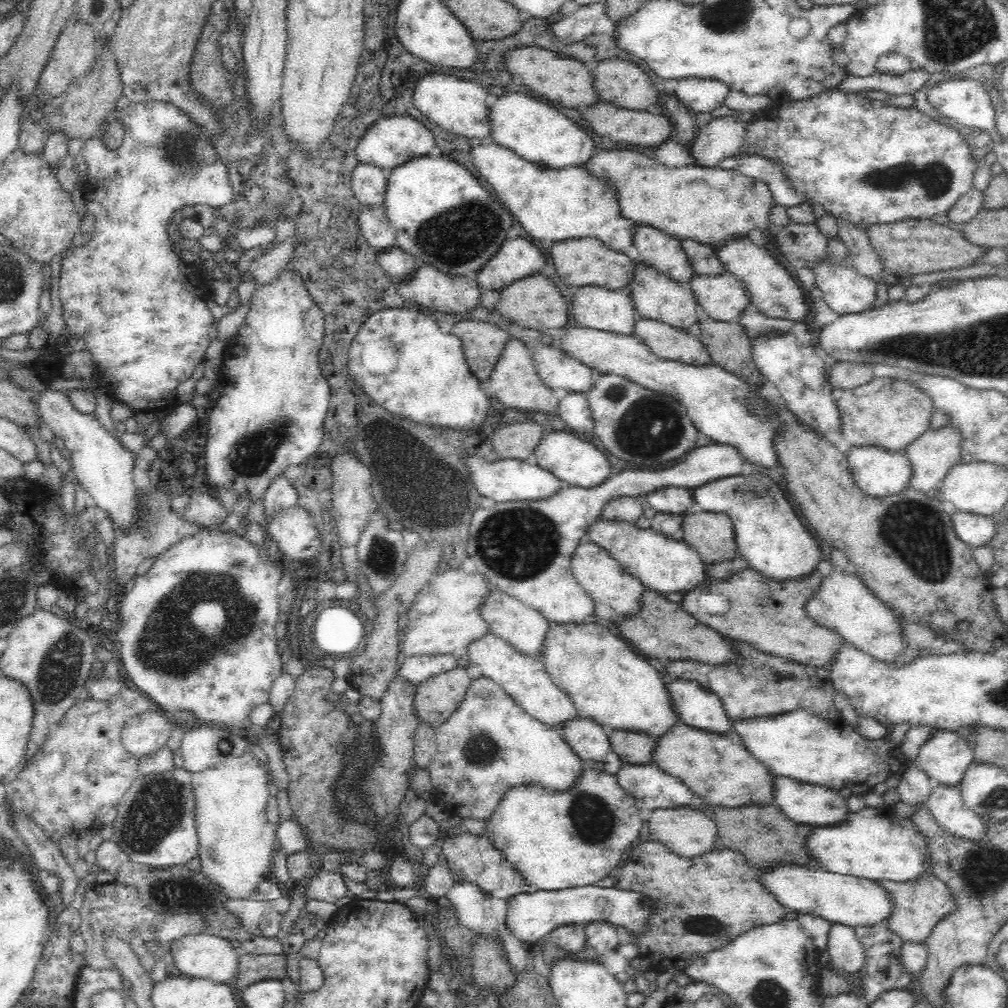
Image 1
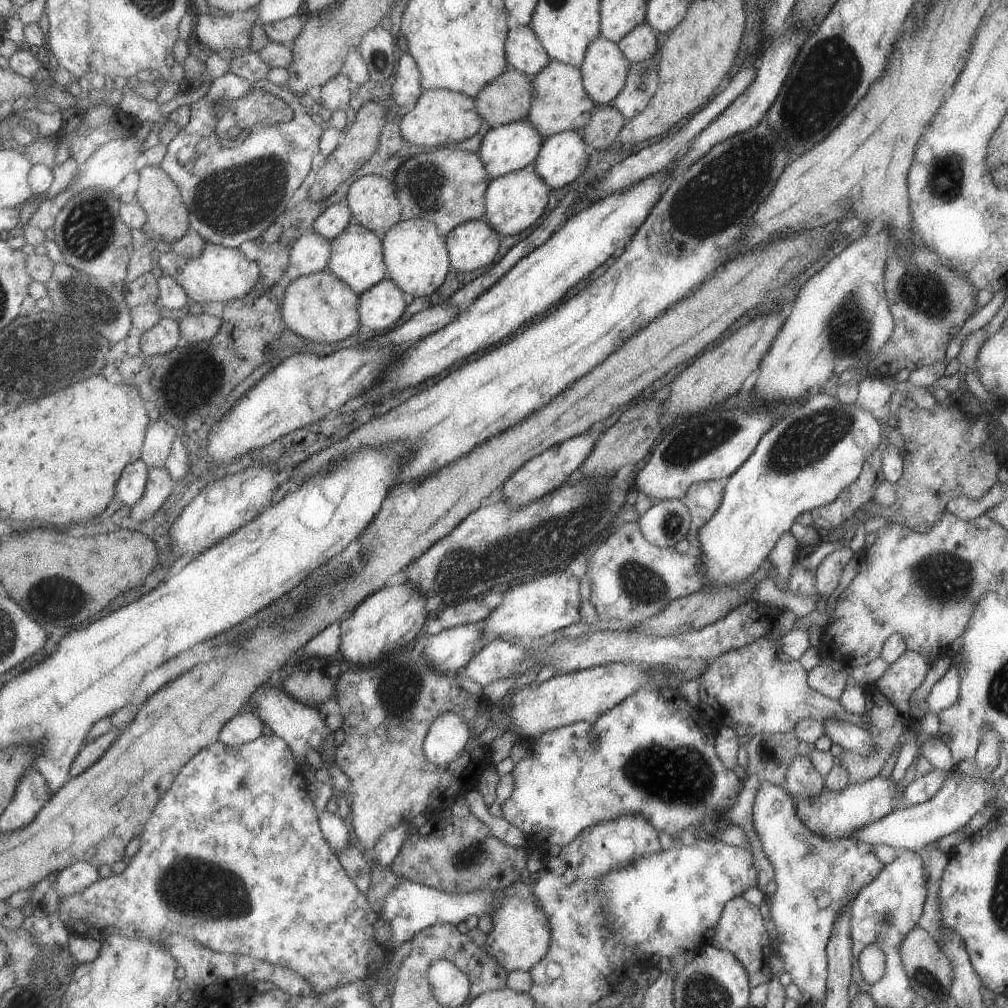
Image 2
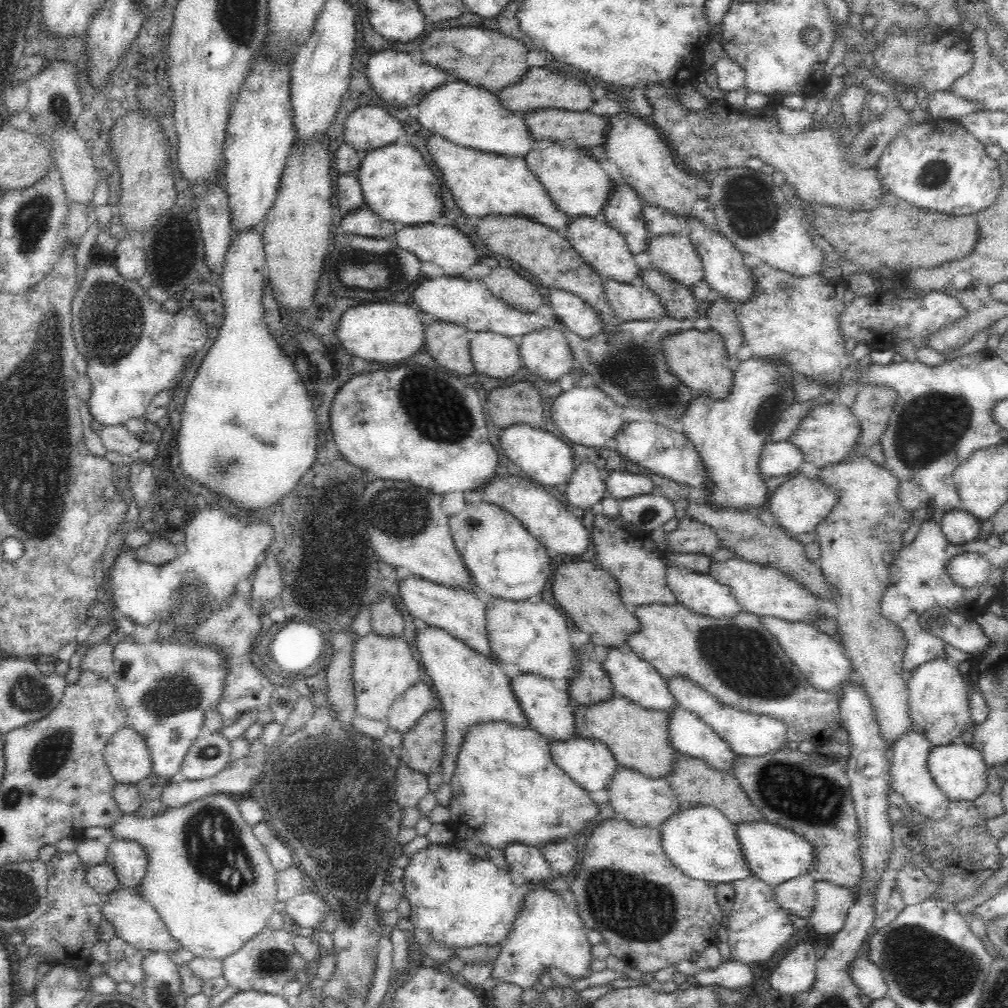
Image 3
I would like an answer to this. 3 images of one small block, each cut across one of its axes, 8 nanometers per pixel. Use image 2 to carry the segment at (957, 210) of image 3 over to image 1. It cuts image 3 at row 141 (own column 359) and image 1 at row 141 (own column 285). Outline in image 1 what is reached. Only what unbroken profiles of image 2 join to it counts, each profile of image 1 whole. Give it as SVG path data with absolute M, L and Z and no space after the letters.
M836 88L828 89L812 97L805 97L803 100L790 100L784 103L773 102L764 111L752 114L751 120L744 126L745 134L741 139L738 150L743 152L744 155L757 154L768 158L777 165L779 172L782 172L785 177L785 182L791 185L790 187L802 197L802 200L812 200L812 202L820 204L825 212L832 215L836 220L848 221L852 224L852 227L858 227L865 233L865 230L873 224L897 223L904 219L930 219L936 214L946 215L946 212L956 204L962 195L973 189L973 179L978 168L978 161L971 155L971 147L963 136L963 130L955 125L944 125L931 120L915 107L900 108L884 104L880 100L872 100L872 98L864 96L865 91L844 92Z

